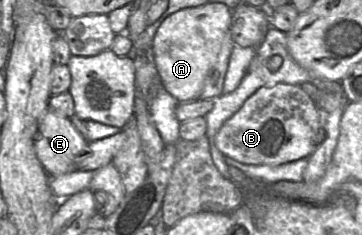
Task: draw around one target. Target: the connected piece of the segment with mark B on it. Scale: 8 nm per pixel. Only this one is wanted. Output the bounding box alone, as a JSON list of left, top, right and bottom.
[215,84,321,166]

